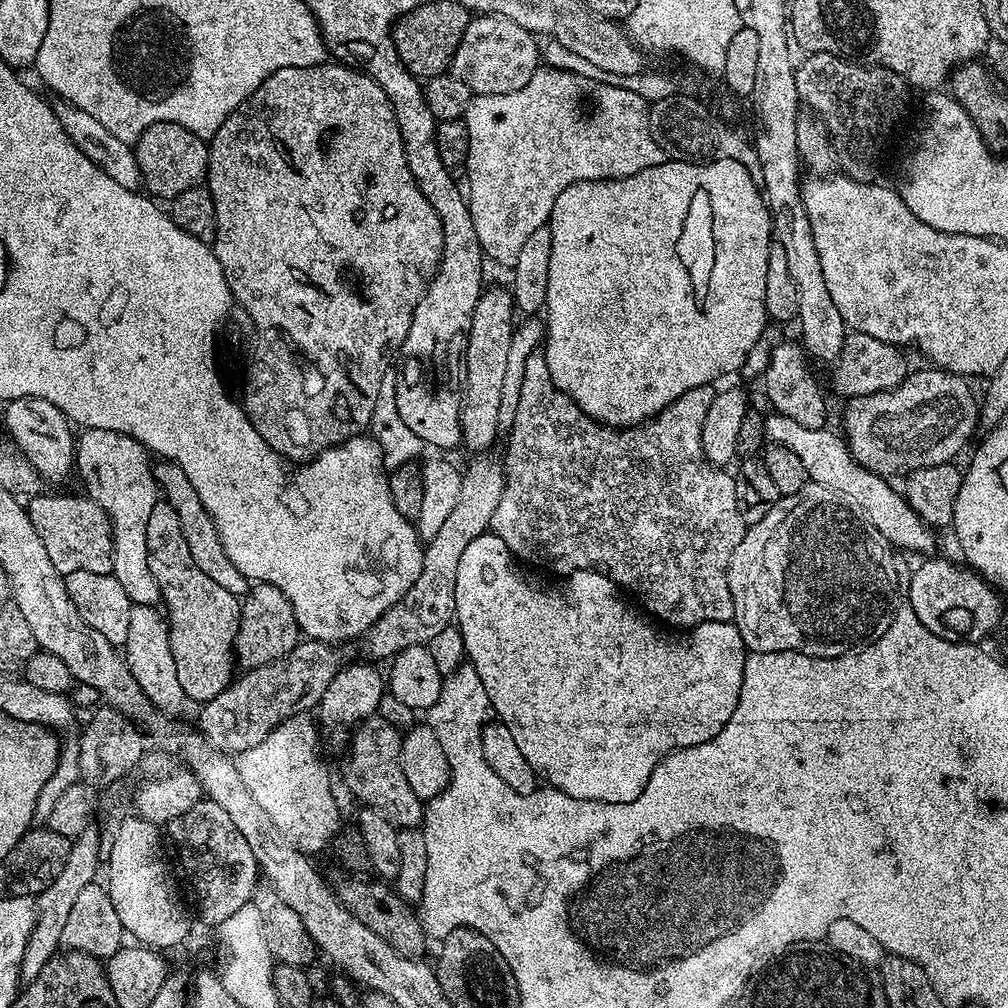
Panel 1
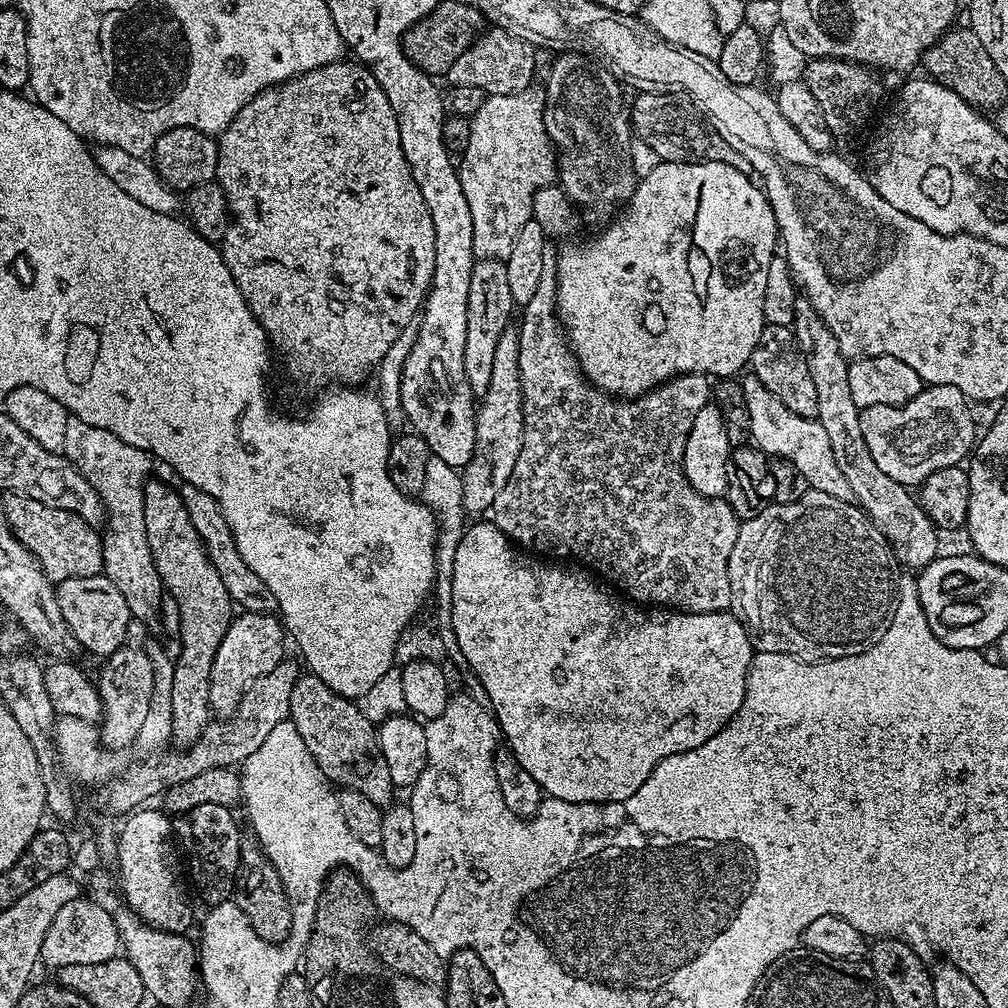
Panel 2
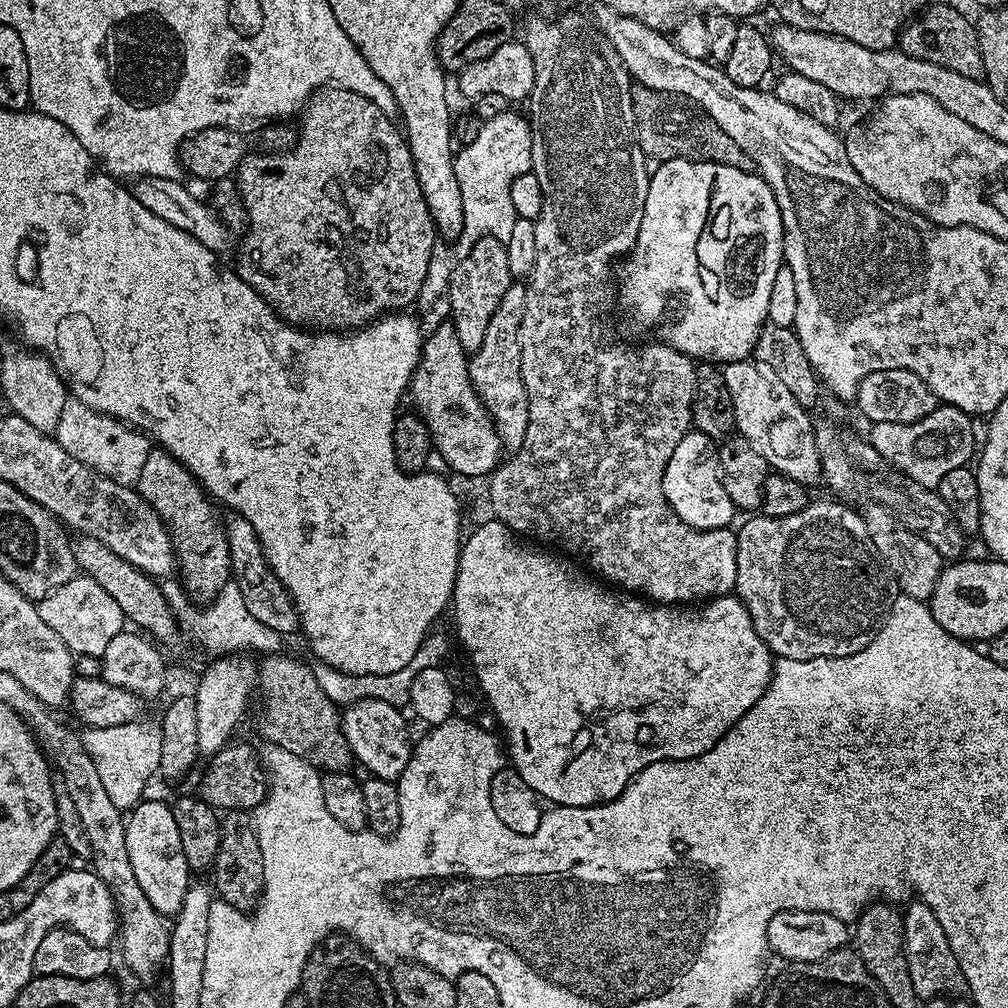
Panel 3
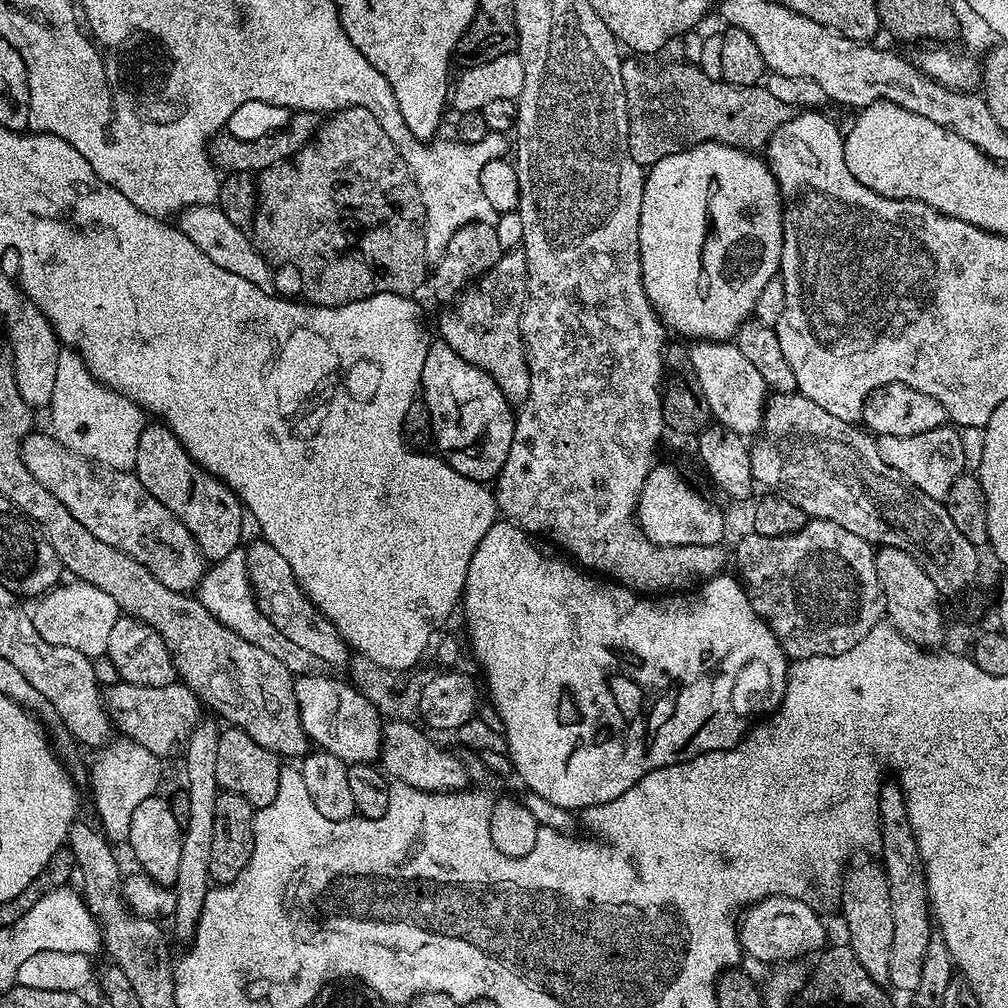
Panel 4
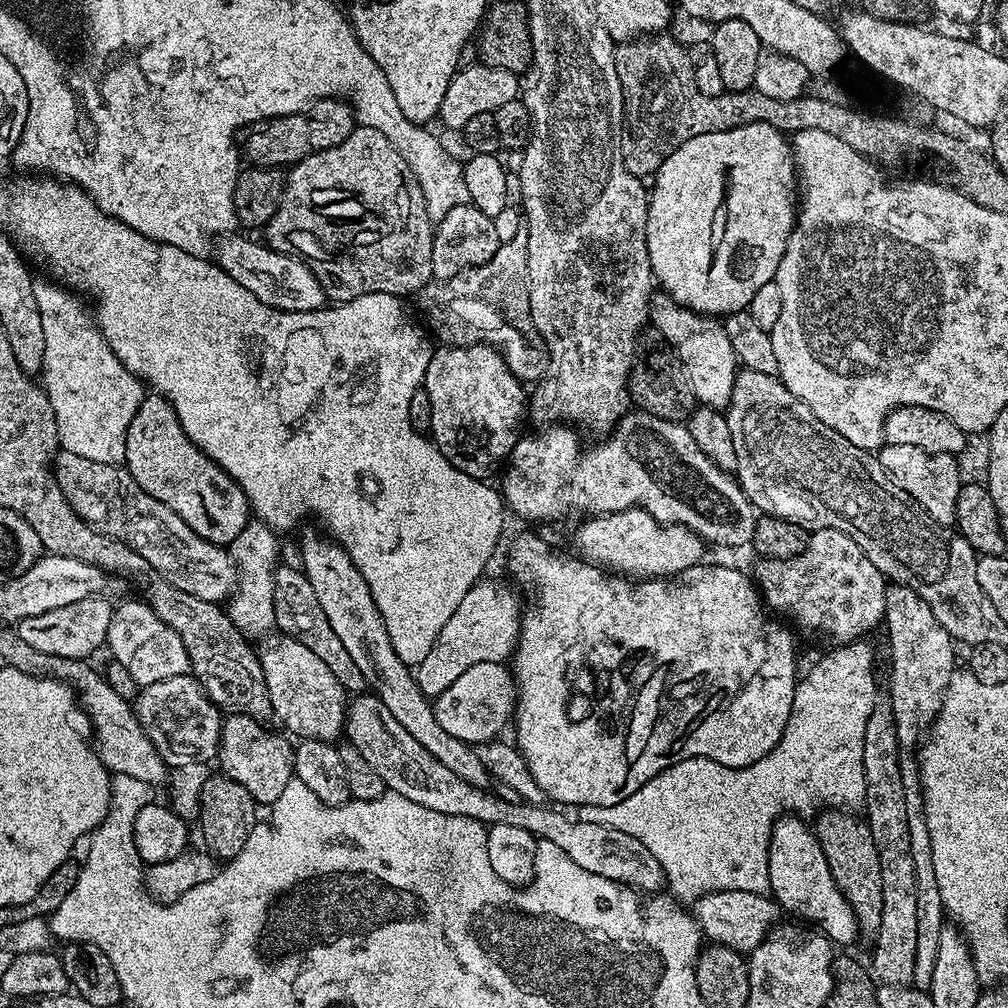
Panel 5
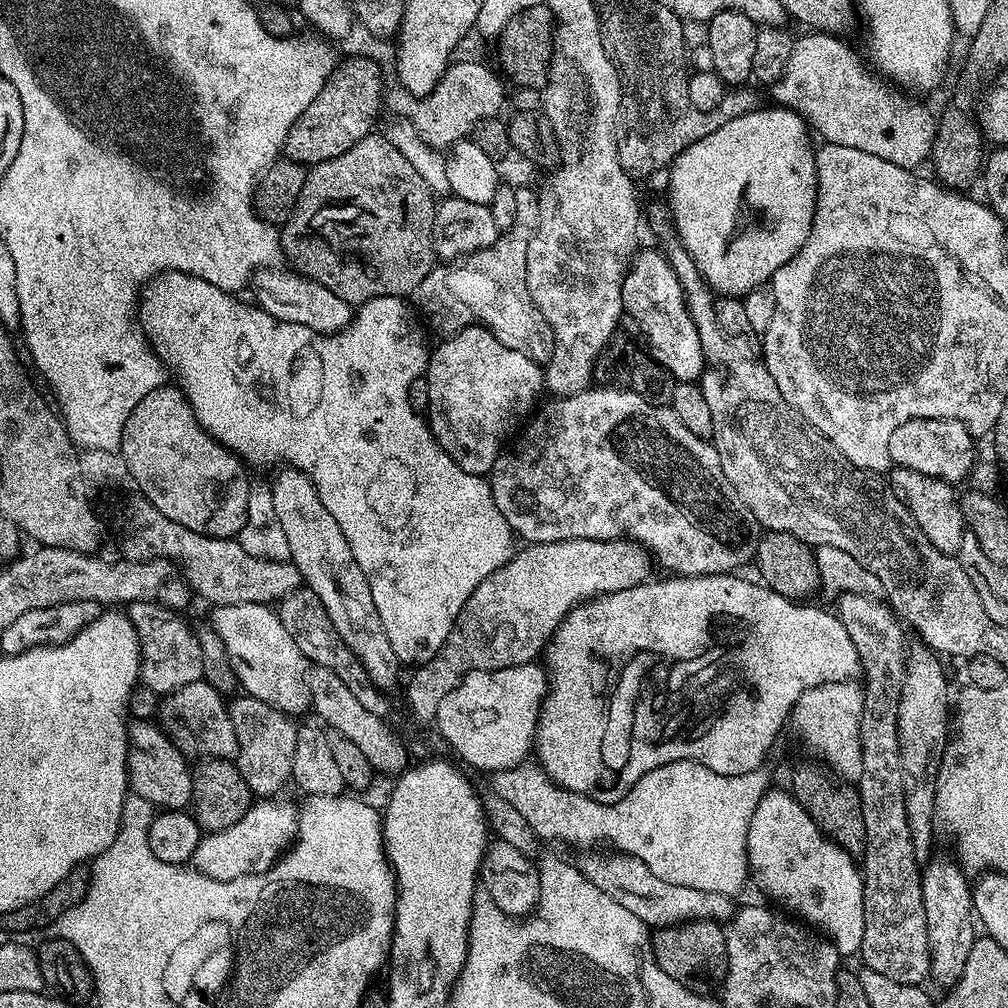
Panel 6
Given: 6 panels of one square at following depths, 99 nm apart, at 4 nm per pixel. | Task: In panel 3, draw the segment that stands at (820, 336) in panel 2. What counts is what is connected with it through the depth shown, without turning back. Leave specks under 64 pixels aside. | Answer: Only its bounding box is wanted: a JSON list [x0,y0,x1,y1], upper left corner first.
[862,506,942,602]

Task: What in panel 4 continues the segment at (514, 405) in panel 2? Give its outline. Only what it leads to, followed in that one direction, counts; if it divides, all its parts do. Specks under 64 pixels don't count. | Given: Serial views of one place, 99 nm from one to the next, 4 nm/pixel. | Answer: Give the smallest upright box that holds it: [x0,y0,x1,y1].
[439,250,531,406]

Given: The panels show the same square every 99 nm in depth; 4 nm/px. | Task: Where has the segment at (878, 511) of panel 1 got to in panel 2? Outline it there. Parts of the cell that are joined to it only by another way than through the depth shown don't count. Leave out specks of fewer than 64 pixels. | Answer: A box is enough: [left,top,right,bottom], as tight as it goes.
[742,374,853,501]

